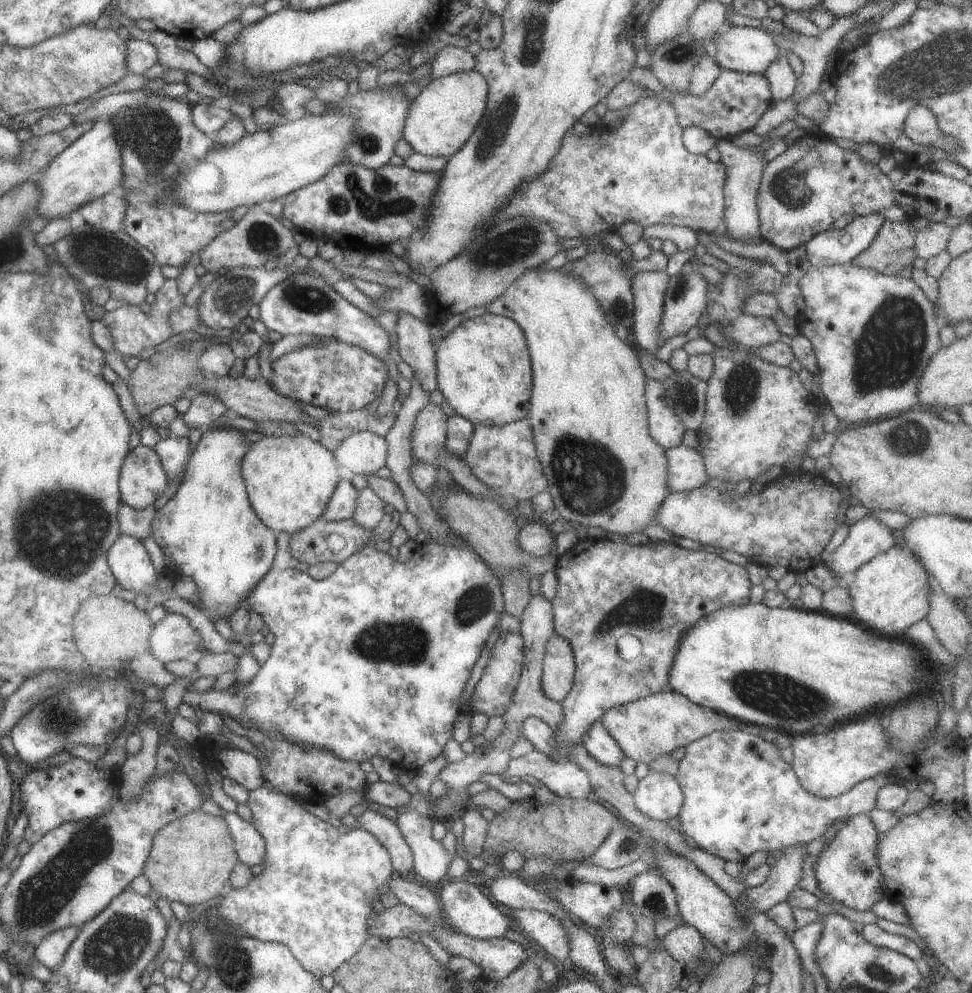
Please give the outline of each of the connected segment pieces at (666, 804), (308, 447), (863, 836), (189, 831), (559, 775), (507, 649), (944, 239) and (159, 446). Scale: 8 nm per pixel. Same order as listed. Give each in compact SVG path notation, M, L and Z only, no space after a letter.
M649 771L632 796L638 812L658 822L676 818L682 808L682 789L676 777L663 772Z
M266 435L252 441L240 472L256 516L268 528L292 536L322 516L328 500L338 488L338 482L342 480L338 469L333 452L308 435Z
M870 811L848 817L840 829L835 834L835 838L824 846L824 850L818 855L818 860L813 866L818 887L832 902L838 902L847 908L852 908L852 910L860 910L860 912L871 910L876 902L885 898L885 888L882 872L876 864L878 832L874 822L872 822Z
M196 810L168 822L153 836L154 840L143 866L152 890L168 901L199 905L223 896L238 857L234 838L222 815Z
M538 750L510 759L506 770L498 776L510 782L518 781L524 776L532 776L554 794L564 798L586 799L592 791L586 770L568 760L555 763Z
M504 632L491 648L491 656L484 672L476 684L470 699L470 707L474 713L485 714L488 718L503 716L508 704L514 698L516 684L522 676L524 662L524 646L522 635L518 632Z
M944 222L920 223L914 239L914 252L920 258L932 258L948 248L948 240L954 227L947 226Z
M166 436L160 442L156 442L153 449L160 457L162 466L168 474L168 486L171 481L176 481L180 486L185 477L186 464L193 453L188 437Z

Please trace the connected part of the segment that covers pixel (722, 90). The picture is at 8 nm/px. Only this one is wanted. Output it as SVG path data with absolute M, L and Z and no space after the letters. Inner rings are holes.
M721 69L718 78L704 94L691 95L686 92L676 92L668 99L670 106L674 106L678 124L686 127L702 128L717 140L731 140L754 128L762 114L768 110L772 96L770 85L764 75L746 74L742 72Z

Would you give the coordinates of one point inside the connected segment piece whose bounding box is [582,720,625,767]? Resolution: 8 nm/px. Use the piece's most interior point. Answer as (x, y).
(600, 745)

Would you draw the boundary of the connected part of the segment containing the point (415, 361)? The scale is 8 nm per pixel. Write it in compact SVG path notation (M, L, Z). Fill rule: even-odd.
M398 311L395 327L396 346L402 357L413 370L420 386L431 393L438 390L436 378L436 349L431 342L430 326L419 318L404 311Z

